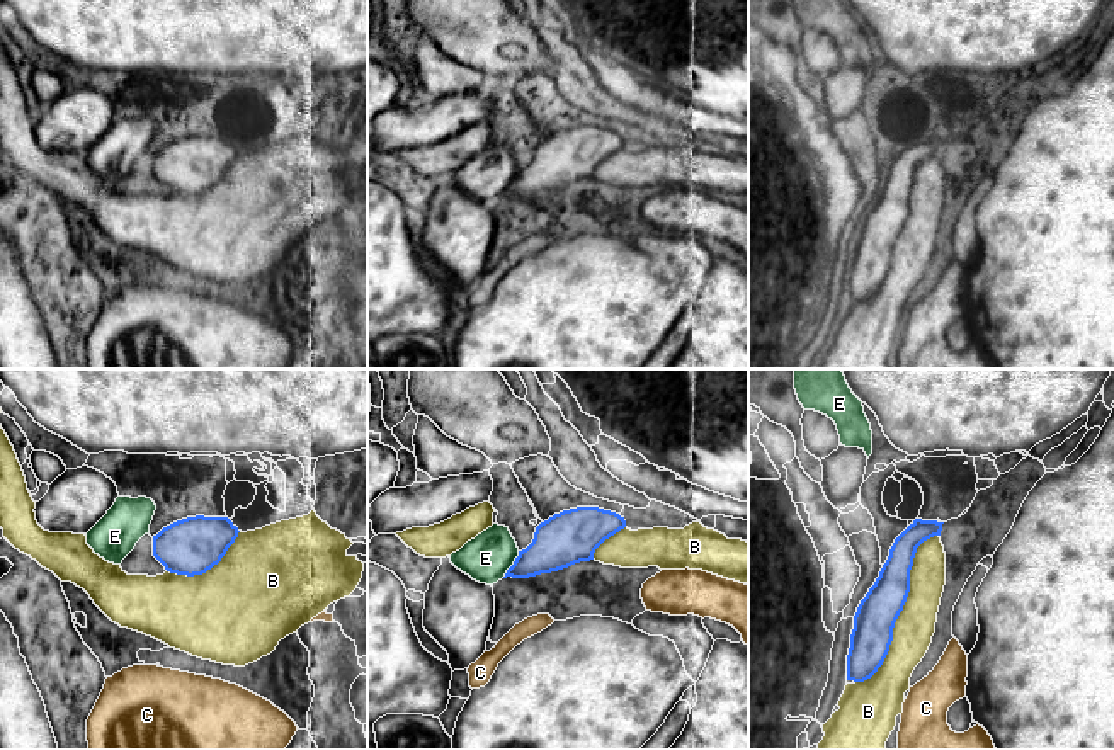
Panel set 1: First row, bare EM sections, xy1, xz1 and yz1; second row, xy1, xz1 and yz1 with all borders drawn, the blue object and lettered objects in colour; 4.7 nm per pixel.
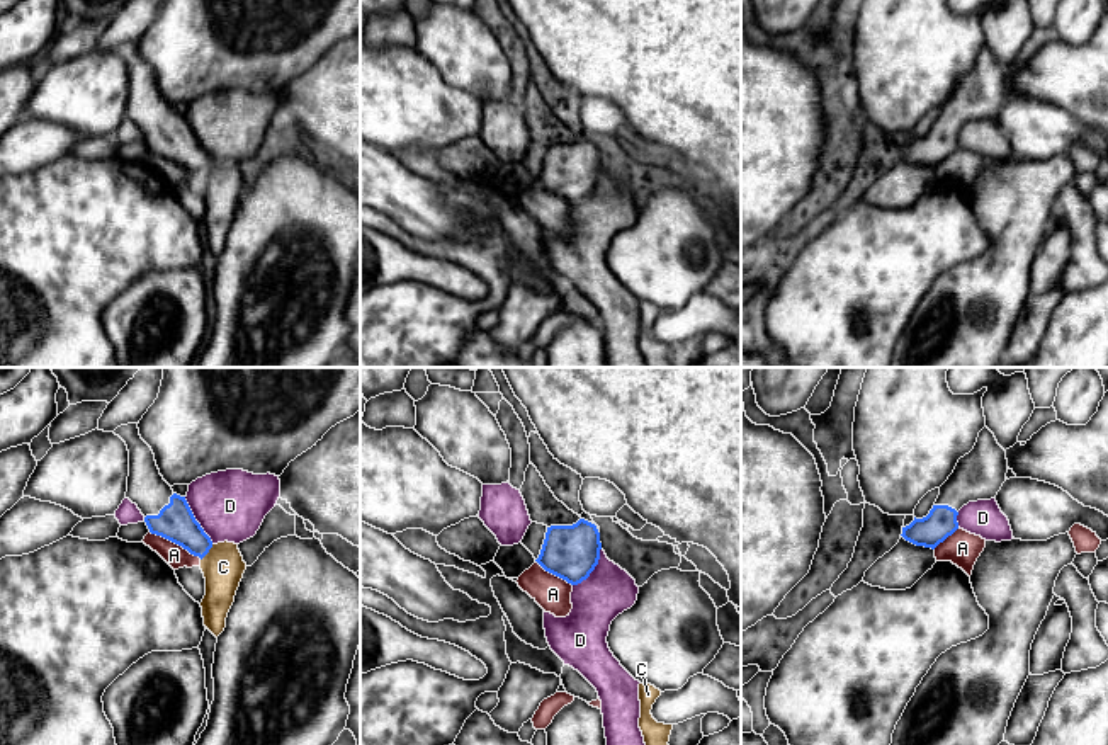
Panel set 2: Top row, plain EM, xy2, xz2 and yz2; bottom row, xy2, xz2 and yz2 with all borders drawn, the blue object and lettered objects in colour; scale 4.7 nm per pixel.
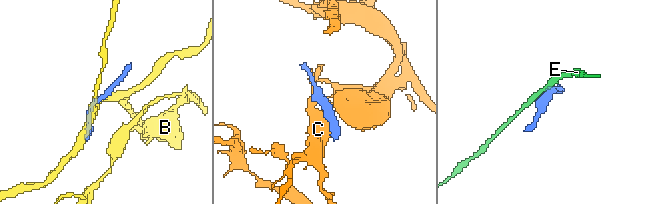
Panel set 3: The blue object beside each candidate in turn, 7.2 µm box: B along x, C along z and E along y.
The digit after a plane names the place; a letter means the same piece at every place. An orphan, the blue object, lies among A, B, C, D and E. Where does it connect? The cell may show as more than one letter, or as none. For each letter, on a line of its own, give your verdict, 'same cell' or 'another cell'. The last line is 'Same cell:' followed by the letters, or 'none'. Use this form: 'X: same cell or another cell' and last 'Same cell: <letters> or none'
A: another cell
B: another cell
C: another cell
D: another cell
E: another cell
Same cell: none

